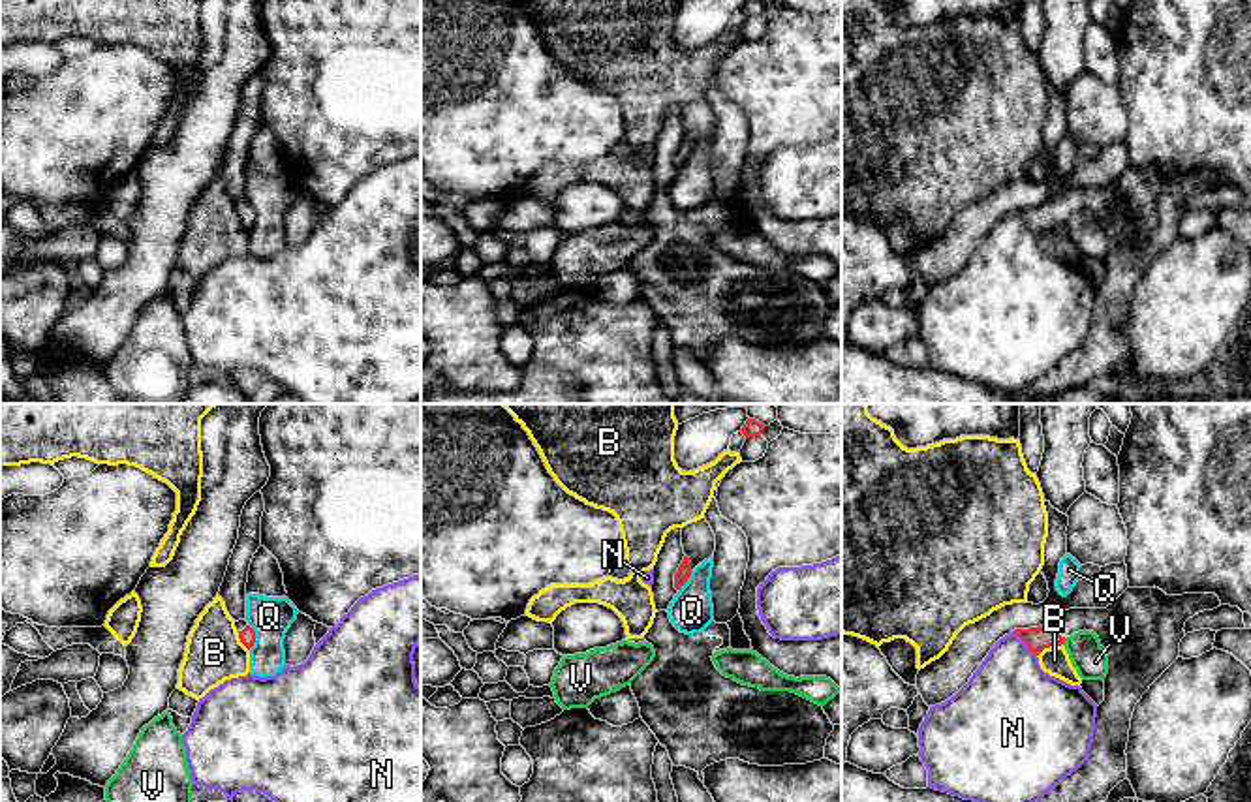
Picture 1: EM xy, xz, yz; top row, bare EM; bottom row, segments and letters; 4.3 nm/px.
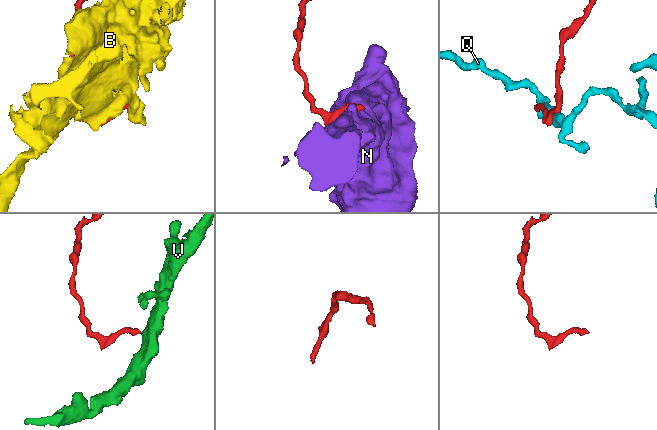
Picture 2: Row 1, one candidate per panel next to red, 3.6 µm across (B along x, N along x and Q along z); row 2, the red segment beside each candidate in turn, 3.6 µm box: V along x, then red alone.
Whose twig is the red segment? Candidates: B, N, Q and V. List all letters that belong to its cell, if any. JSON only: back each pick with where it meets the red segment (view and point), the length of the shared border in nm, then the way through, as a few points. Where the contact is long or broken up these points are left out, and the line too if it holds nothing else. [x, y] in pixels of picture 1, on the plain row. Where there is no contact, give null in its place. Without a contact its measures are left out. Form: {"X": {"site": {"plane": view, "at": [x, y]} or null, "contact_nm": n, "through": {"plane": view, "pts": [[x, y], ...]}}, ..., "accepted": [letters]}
{"accepted": []}

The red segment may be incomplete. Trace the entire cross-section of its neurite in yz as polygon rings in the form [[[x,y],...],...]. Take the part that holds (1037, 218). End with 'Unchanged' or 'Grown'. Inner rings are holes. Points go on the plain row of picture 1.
[[[1155,165],[1127,167],[1106,188],[1069,188],[1039,207],[1014,208],[1037,235],[1078,210],[1093,210],[1108,235],[1104,280],[1097,285],[1088,340],[1014,396],[1042,400],[1108,378],[1127,357],[1125,329],[1136,282],[1178,239],[1185,201],[1217,186],[1215,173],[1166,175]]]. Grown

